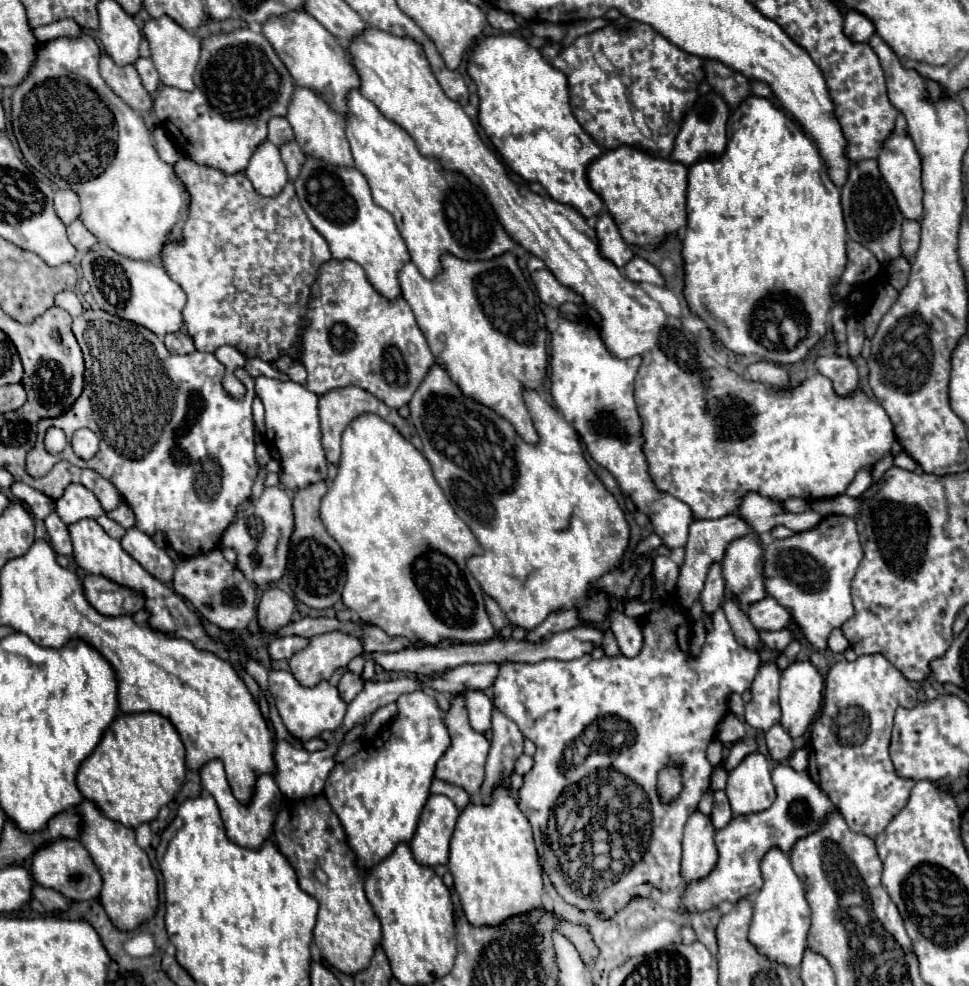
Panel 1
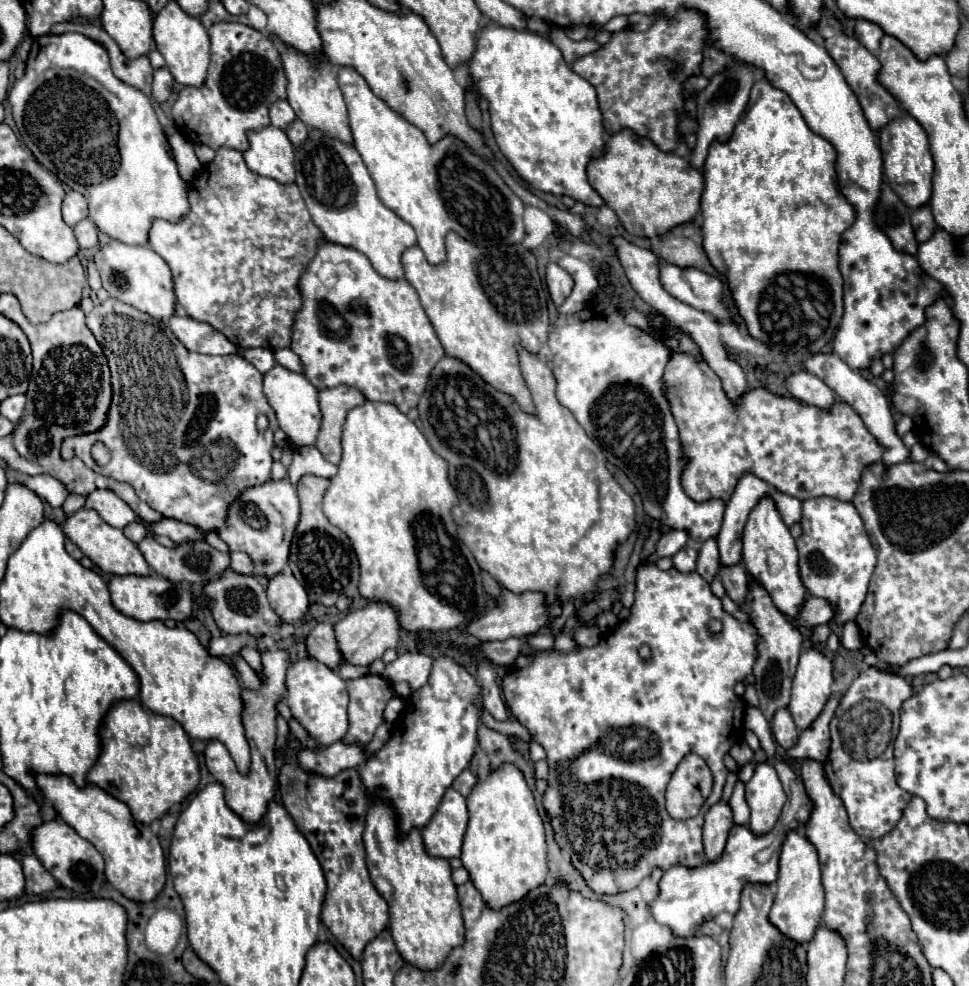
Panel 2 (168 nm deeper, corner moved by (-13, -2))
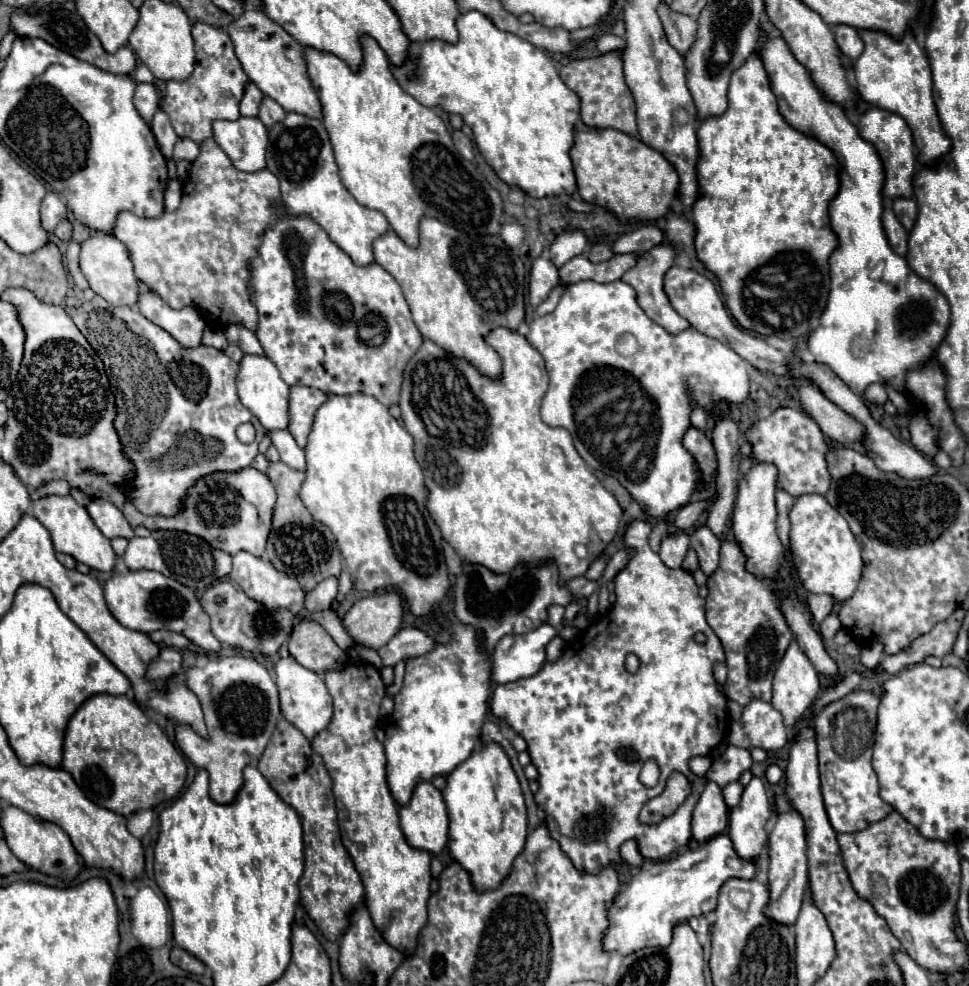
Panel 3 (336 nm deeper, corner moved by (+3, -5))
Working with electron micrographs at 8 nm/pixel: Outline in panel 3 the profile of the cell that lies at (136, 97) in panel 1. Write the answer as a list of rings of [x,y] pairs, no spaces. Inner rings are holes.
[[[72,1],[66,3],[50,3],[38,9],[26,9],[22,13],[12,13],[10,17],[10,29],[20,35],[20,37],[38,37],[44,39],[46,43],[54,45],[56,49],[62,49],[66,53],[70,53],[76,59],[88,61],[104,71],[110,73],[120,73],[120,75],[132,75],[136,69],[136,57],[132,53],[130,47],[120,47],[116,53],[106,53],[104,47],[100,45],[98,37],[86,27],[86,23],[82,21],[82,17],[72,9]]]

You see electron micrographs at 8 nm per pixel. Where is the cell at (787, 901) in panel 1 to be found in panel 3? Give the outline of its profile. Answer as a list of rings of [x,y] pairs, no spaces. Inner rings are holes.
[[[796,809],[786,813],[776,813],[772,831],[770,831],[770,871],[768,871],[770,901],[764,909],[774,921],[784,921],[792,925],[800,913],[802,897],[808,887],[808,863],[806,863],[806,831],[804,821]]]

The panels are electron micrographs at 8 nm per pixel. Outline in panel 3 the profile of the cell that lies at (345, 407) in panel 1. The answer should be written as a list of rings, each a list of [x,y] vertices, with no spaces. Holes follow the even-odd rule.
[[[290,387],[290,399],[288,399],[288,431],[296,439],[300,447],[306,445],[308,429],[312,427],[312,417],[316,409],[328,399],[326,393],[314,387]]]

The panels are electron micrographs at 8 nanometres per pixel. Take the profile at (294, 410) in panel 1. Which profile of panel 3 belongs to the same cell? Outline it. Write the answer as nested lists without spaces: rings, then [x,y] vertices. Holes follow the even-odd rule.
[[[244,355],[240,361],[240,369],[236,375],[238,397],[242,405],[246,405],[258,421],[268,429],[286,429],[288,427],[288,391],[290,387],[282,381],[276,365],[266,355]]]

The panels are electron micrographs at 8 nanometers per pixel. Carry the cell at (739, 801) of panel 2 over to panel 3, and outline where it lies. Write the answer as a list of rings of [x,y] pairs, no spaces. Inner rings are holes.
[[[732,781],[724,787],[724,799],[726,799],[726,805],[728,807],[736,807],[738,801],[740,801],[740,795],[742,795],[744,787],[738,783],[738,781]]]

